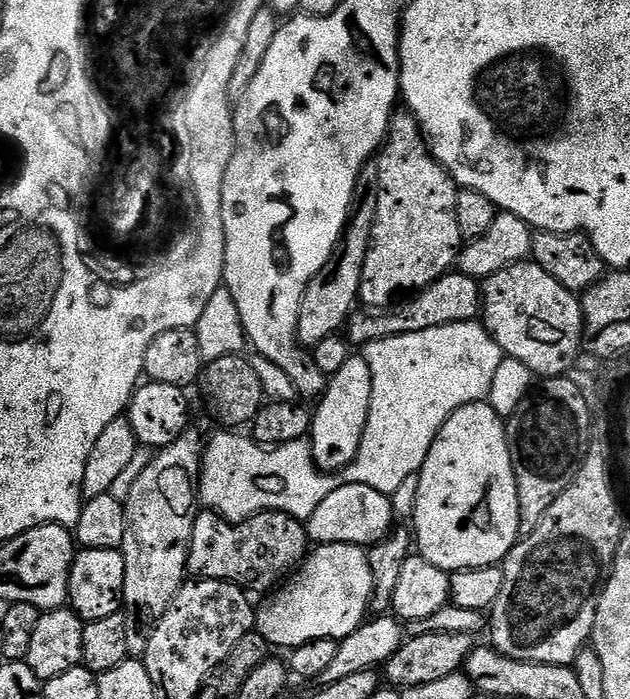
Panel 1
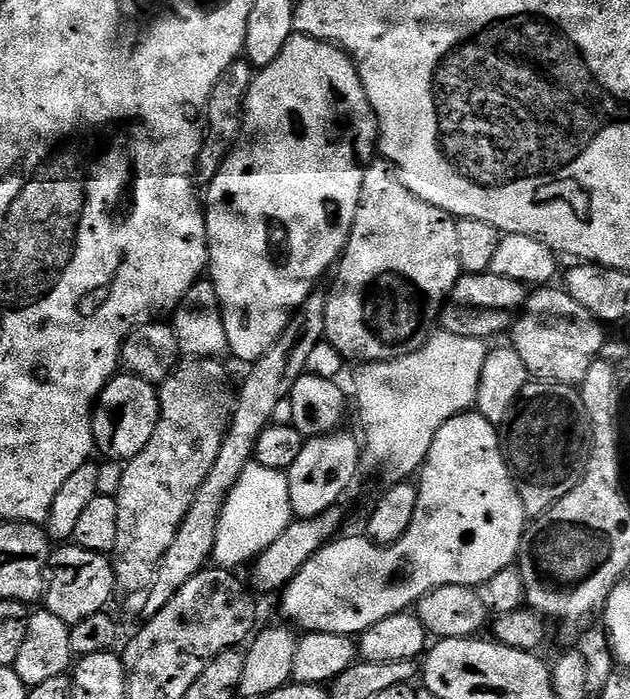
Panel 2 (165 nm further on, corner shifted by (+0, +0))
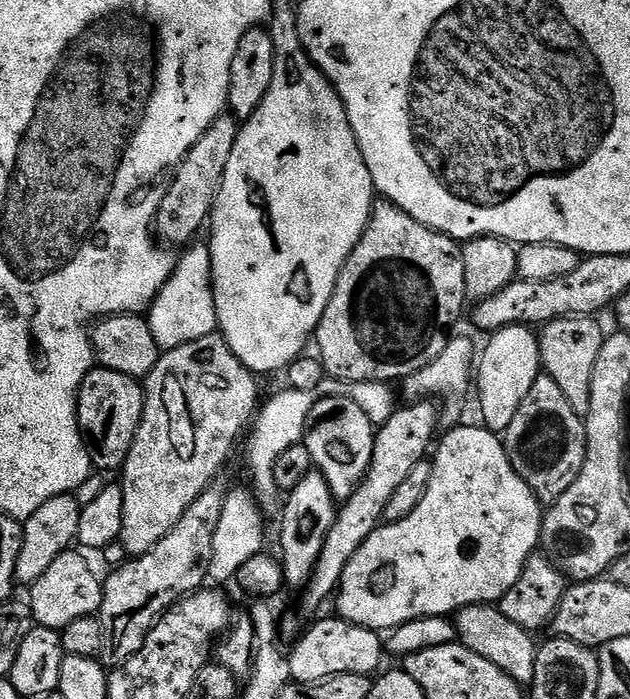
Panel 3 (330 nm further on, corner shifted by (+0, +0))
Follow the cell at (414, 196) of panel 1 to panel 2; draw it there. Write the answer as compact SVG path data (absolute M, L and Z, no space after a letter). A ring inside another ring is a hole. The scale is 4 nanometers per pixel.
M383 158L373 159L364 172L356 217L335 272L336 281L326 292L328 305L324 335L344 355L345 361L382 364L414 354L422 350L437 331L448 295L462 275L456 220L411 192L396 165Z

